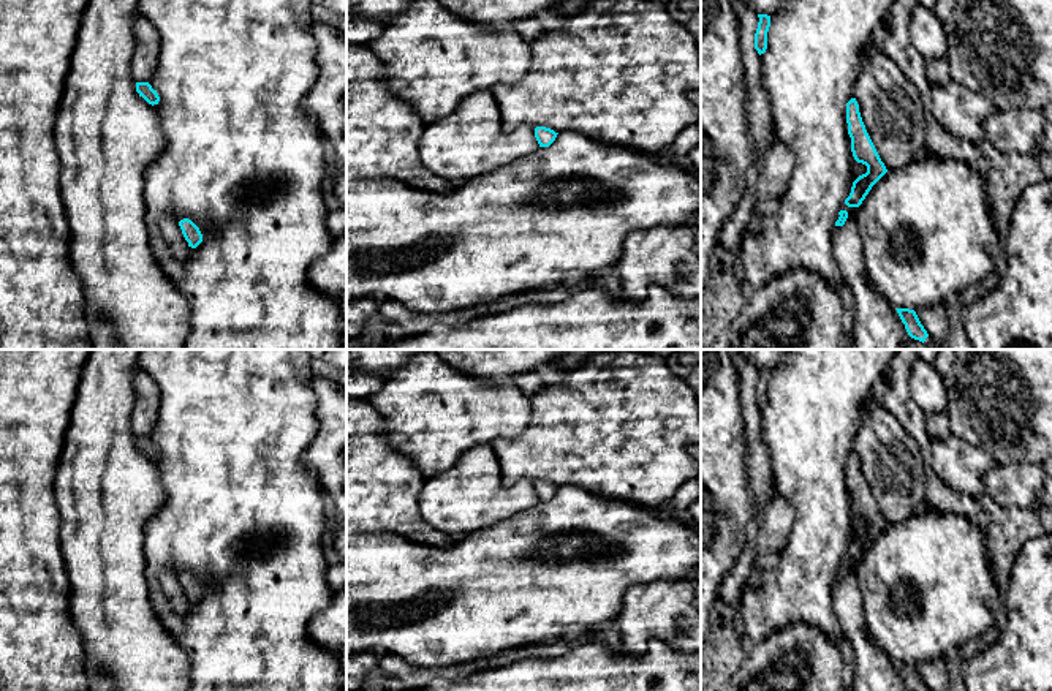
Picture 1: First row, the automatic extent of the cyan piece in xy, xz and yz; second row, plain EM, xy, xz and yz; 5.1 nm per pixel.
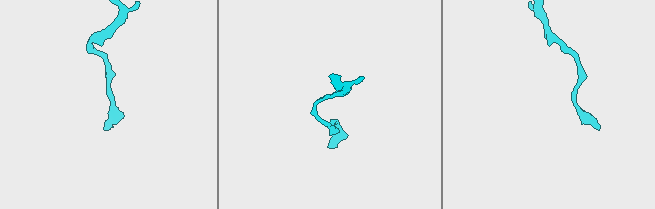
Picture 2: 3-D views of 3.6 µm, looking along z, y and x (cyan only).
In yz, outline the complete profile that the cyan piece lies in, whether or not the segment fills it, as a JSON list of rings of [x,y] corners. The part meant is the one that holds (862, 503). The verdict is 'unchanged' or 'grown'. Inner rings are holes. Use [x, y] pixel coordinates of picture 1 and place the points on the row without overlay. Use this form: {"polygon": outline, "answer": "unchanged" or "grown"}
{"polygon": [[[856,452],[846,457],[846,478],[851,492],[851,506],[857,517],[867,520],[867,527],[859,530],[845,553],[848,561],[859,561],[872,541],[887,527],[862,476]]], "answer": "unchanged"}

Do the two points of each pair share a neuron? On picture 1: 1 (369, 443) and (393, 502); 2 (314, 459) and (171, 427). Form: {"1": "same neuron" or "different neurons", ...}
{"1": "same neuron", "2": "different neurons"}

